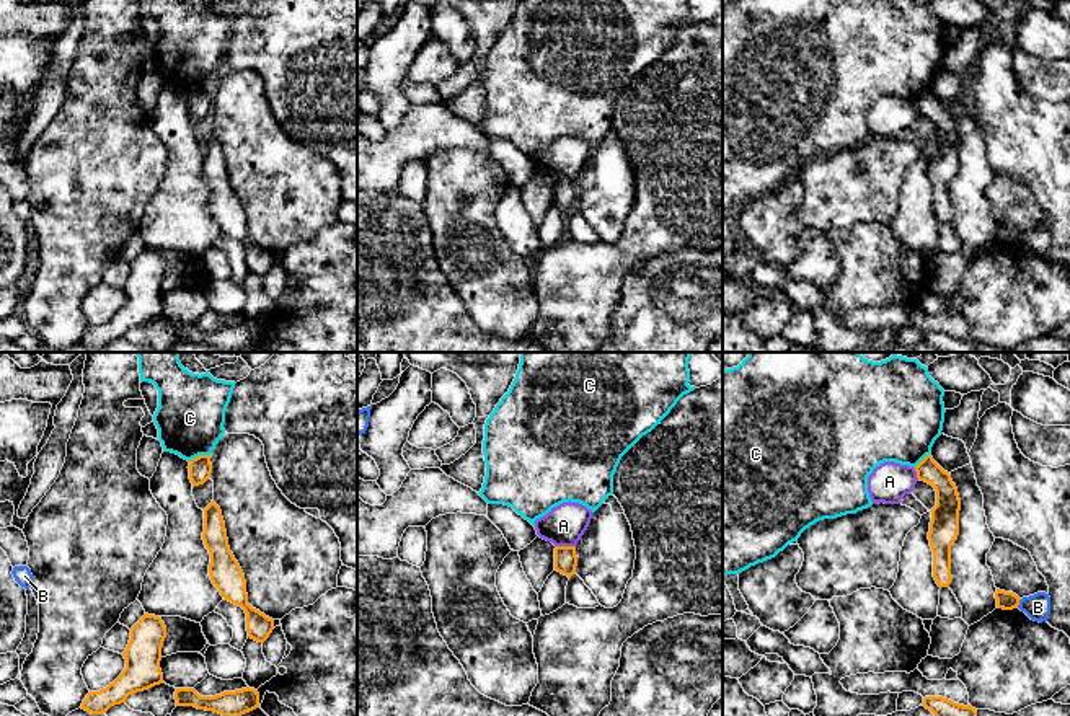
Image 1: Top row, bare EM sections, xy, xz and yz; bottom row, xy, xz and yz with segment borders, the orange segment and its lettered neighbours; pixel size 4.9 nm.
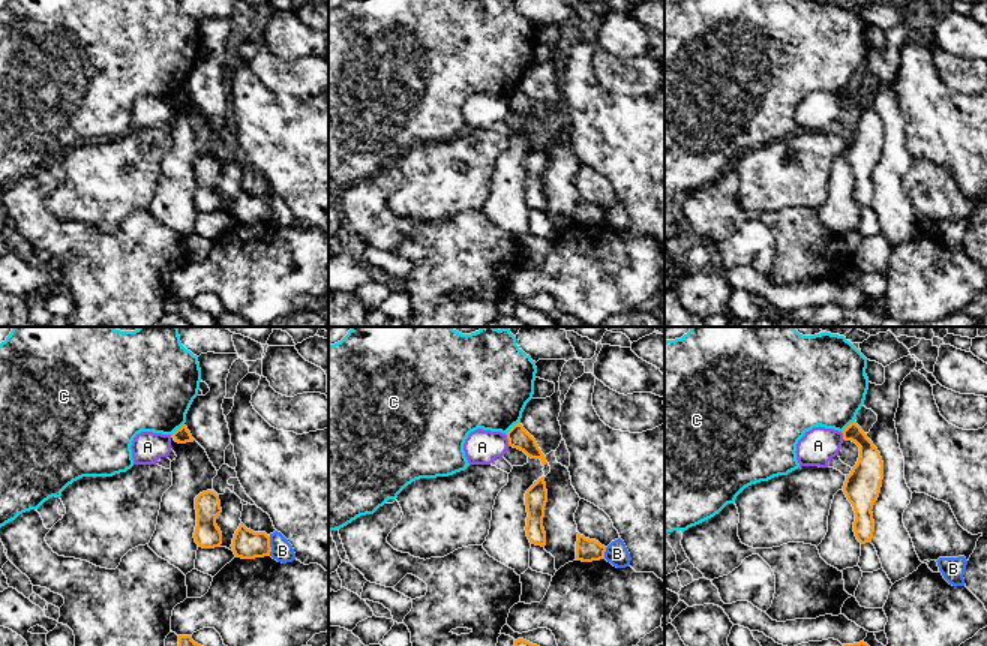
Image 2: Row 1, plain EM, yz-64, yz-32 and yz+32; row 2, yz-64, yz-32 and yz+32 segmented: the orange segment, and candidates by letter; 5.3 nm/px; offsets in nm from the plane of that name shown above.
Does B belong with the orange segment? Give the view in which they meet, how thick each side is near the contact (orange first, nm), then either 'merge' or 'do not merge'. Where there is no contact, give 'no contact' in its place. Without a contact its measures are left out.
yz | 90/130 nm | do not merge

